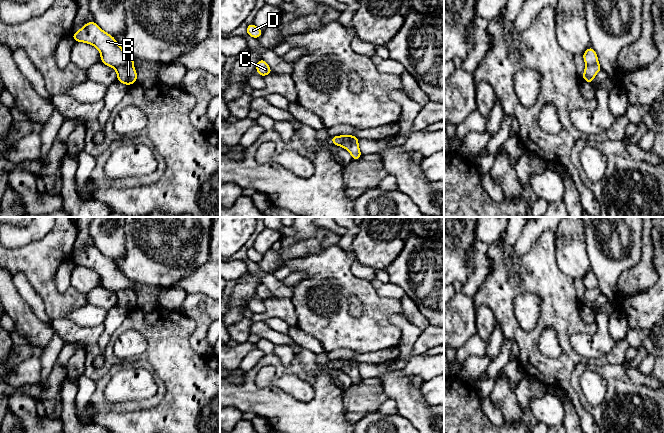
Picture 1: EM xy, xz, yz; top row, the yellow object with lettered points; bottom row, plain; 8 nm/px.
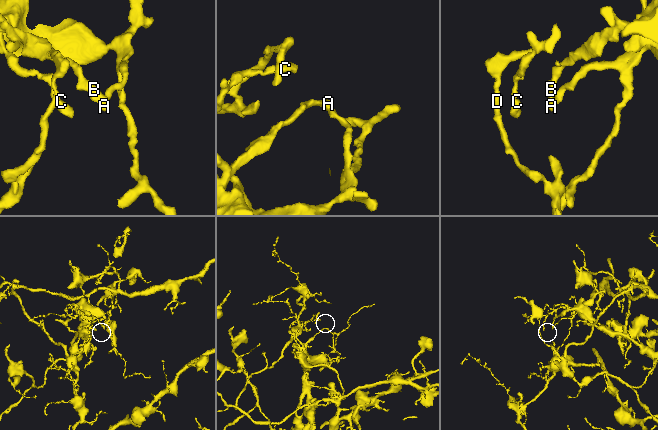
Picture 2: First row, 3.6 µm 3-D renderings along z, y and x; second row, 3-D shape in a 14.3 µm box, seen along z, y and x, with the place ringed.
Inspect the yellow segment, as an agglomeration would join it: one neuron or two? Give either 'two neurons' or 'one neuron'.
two neurons

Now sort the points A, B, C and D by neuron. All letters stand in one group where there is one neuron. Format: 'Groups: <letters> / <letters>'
Groups: A D / B C

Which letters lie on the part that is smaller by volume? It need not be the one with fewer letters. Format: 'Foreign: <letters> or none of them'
Foreign: B, C

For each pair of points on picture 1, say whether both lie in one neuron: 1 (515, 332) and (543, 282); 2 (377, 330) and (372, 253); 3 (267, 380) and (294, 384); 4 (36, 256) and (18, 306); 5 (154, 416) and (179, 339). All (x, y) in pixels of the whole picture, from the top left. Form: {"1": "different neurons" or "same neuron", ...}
{"1": "same neuron", "2": "different neurons", "3": "same neuron", "4": "different neurons", "5": "same neuron"}

